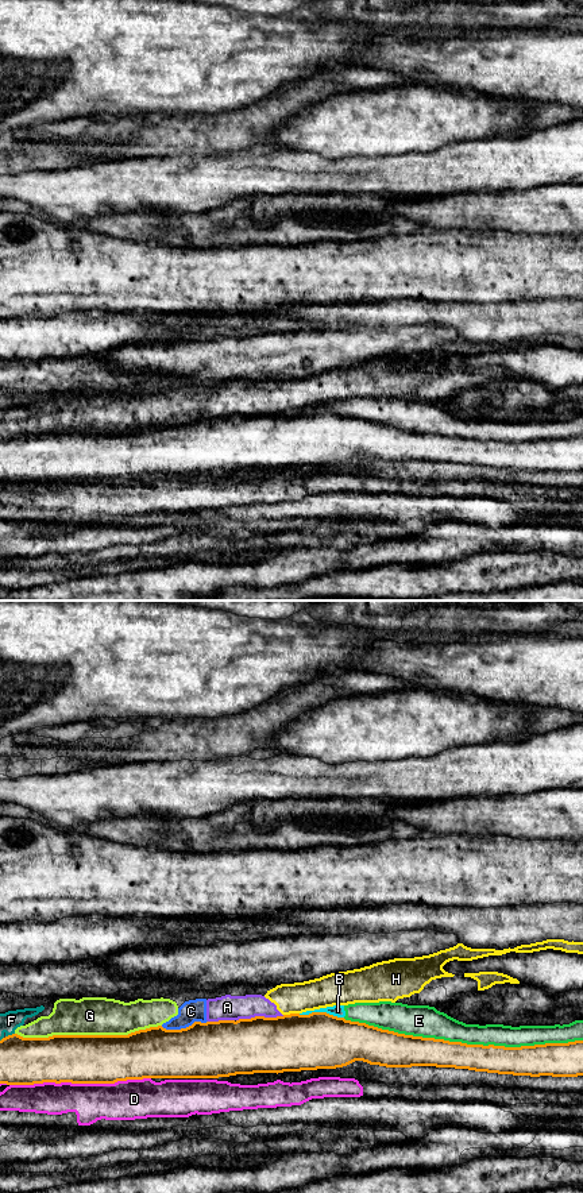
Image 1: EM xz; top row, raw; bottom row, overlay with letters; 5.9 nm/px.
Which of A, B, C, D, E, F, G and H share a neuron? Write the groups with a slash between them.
A C F G H / B E / D

